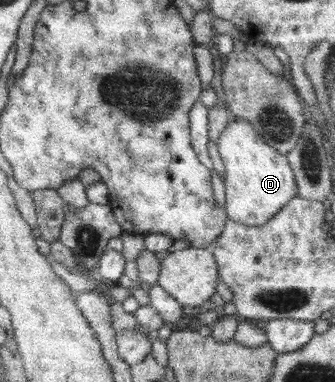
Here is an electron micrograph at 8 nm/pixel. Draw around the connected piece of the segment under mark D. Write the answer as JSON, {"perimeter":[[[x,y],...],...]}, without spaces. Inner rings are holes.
{"perimeter":[[[231,117],[217,139],[216,149],[225,173],[223,211],[231,221],[248,226],[263,225],[296,197],[297,187],[286,158],[261,141],[245,120]]]}

